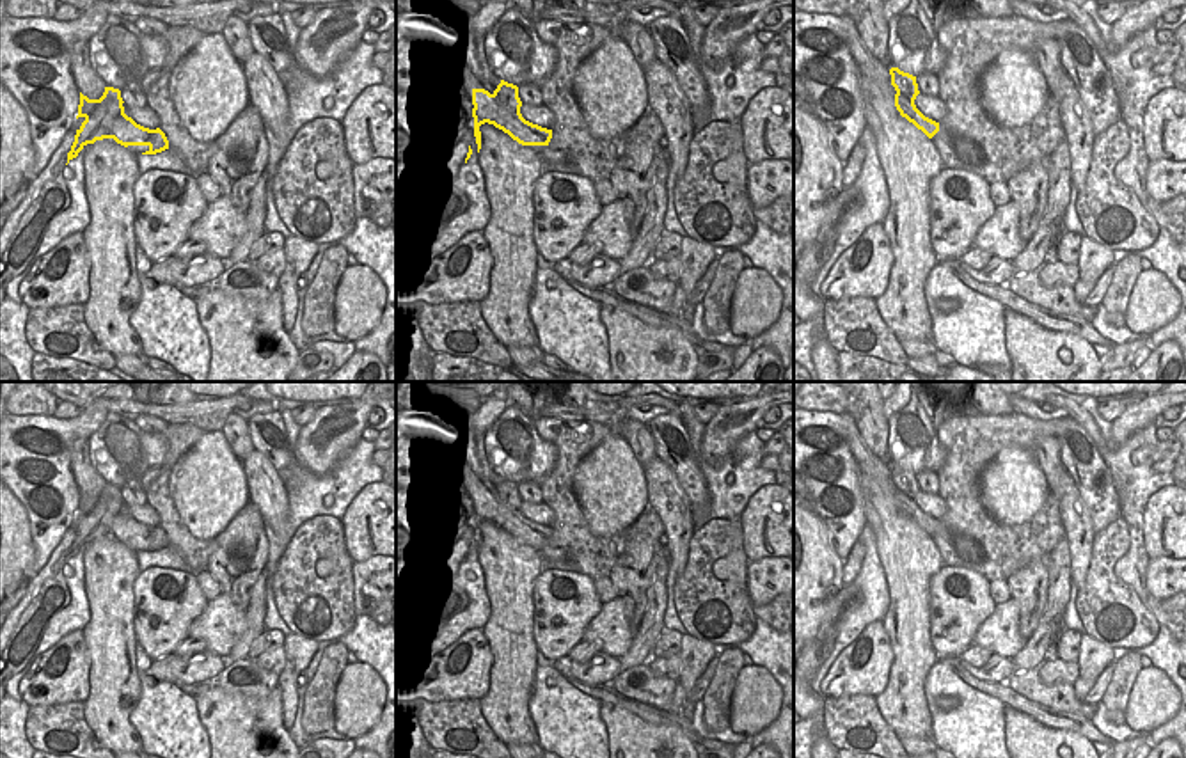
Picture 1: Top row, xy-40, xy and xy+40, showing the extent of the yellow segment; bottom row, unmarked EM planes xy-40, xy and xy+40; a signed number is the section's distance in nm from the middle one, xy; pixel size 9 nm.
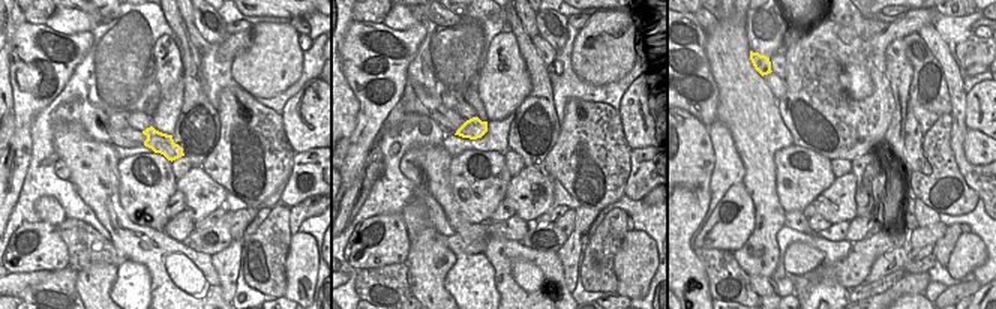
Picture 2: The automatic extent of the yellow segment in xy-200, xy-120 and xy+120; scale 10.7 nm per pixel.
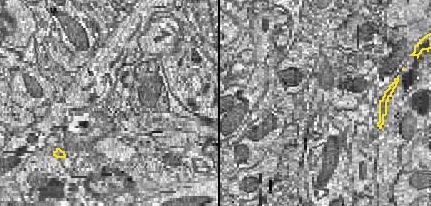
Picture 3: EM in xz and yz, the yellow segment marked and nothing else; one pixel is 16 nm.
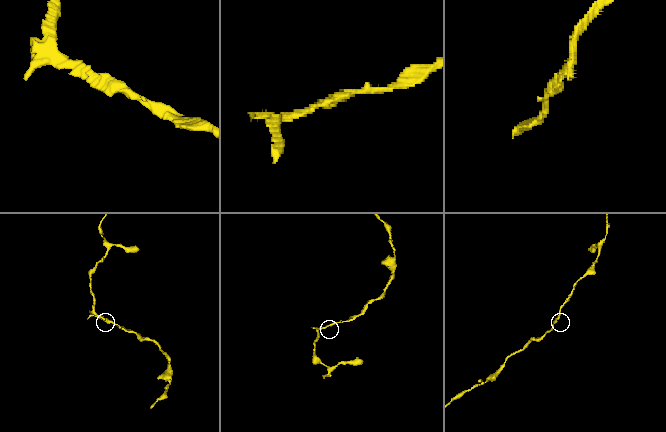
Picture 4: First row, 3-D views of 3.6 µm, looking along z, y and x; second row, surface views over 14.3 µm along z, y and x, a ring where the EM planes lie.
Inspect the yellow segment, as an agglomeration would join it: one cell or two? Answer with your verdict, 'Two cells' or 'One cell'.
Two cells.

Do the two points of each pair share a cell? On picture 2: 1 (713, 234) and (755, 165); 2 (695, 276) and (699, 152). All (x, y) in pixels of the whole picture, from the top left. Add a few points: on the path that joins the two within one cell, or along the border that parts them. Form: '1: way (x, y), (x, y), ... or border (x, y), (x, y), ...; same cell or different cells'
1: border (743, 182), (752, 200), (755, 216); different cells
2: way (683, 245), (683, 183); same cell

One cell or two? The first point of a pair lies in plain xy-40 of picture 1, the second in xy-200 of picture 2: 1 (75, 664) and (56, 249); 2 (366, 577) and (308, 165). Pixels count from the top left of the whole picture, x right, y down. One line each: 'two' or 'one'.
1: one
2: one

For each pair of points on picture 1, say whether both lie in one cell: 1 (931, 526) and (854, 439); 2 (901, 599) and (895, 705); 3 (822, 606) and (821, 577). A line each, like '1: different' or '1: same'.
1: same
2: same
3: same

